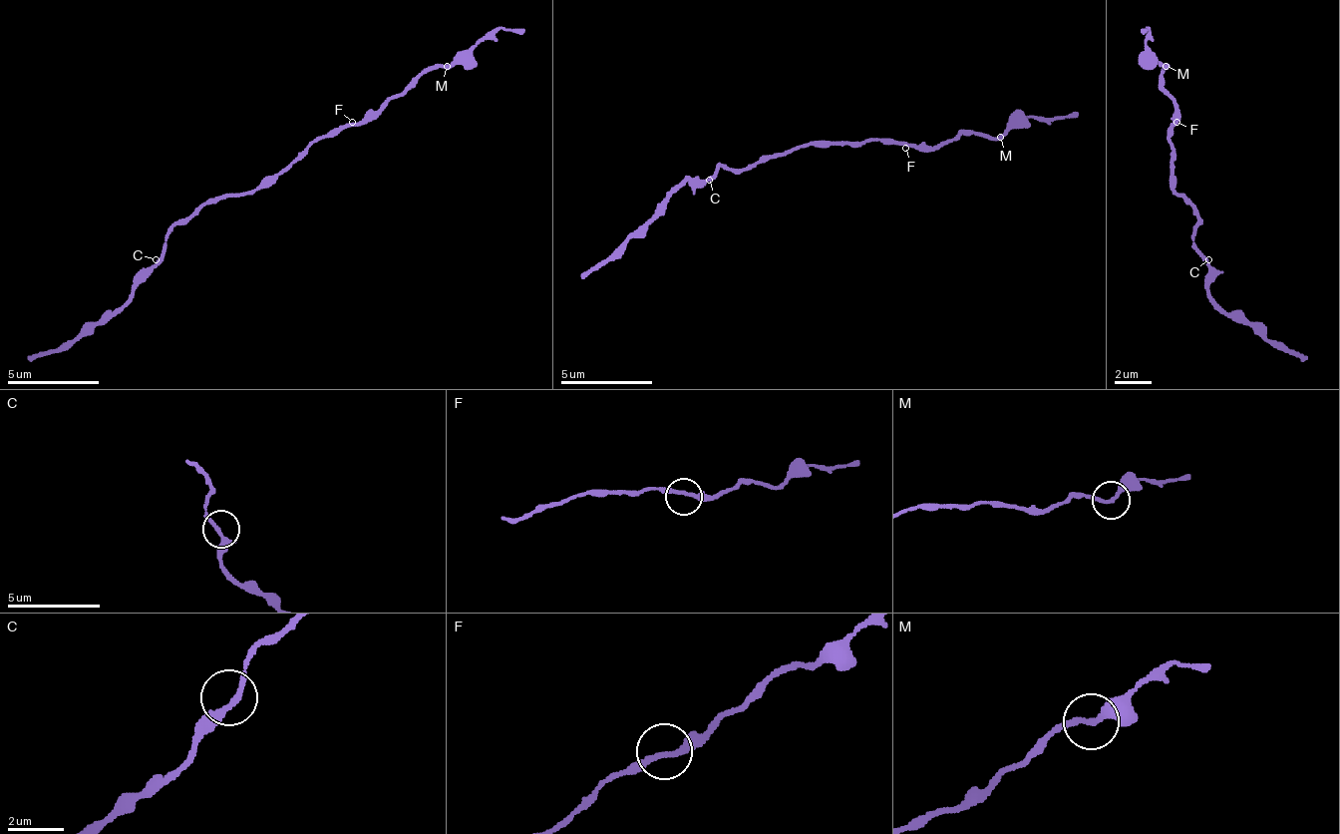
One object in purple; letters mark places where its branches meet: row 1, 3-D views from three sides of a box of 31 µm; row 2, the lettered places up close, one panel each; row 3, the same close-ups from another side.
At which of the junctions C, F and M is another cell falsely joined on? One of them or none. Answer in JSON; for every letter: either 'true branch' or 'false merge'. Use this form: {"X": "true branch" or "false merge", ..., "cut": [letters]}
{"C": "true branch", "F": "true branch", "M": "true branch", "cut": []}

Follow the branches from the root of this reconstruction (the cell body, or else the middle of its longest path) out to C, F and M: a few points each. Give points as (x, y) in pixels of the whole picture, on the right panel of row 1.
C: (1176, 191), (1198, 218), (1194, 227), (1194, 245), (1208, 259)
F: (1176, 191), (1176, 182), (1172, 177), (1172, 145), (1167, 141), (1176, 122)
M: (1176, 191), (1172, 145), (1167, 141), (1176, 118), (1176, 104), (1163, 86), (1163, 72), (1167, 67)

